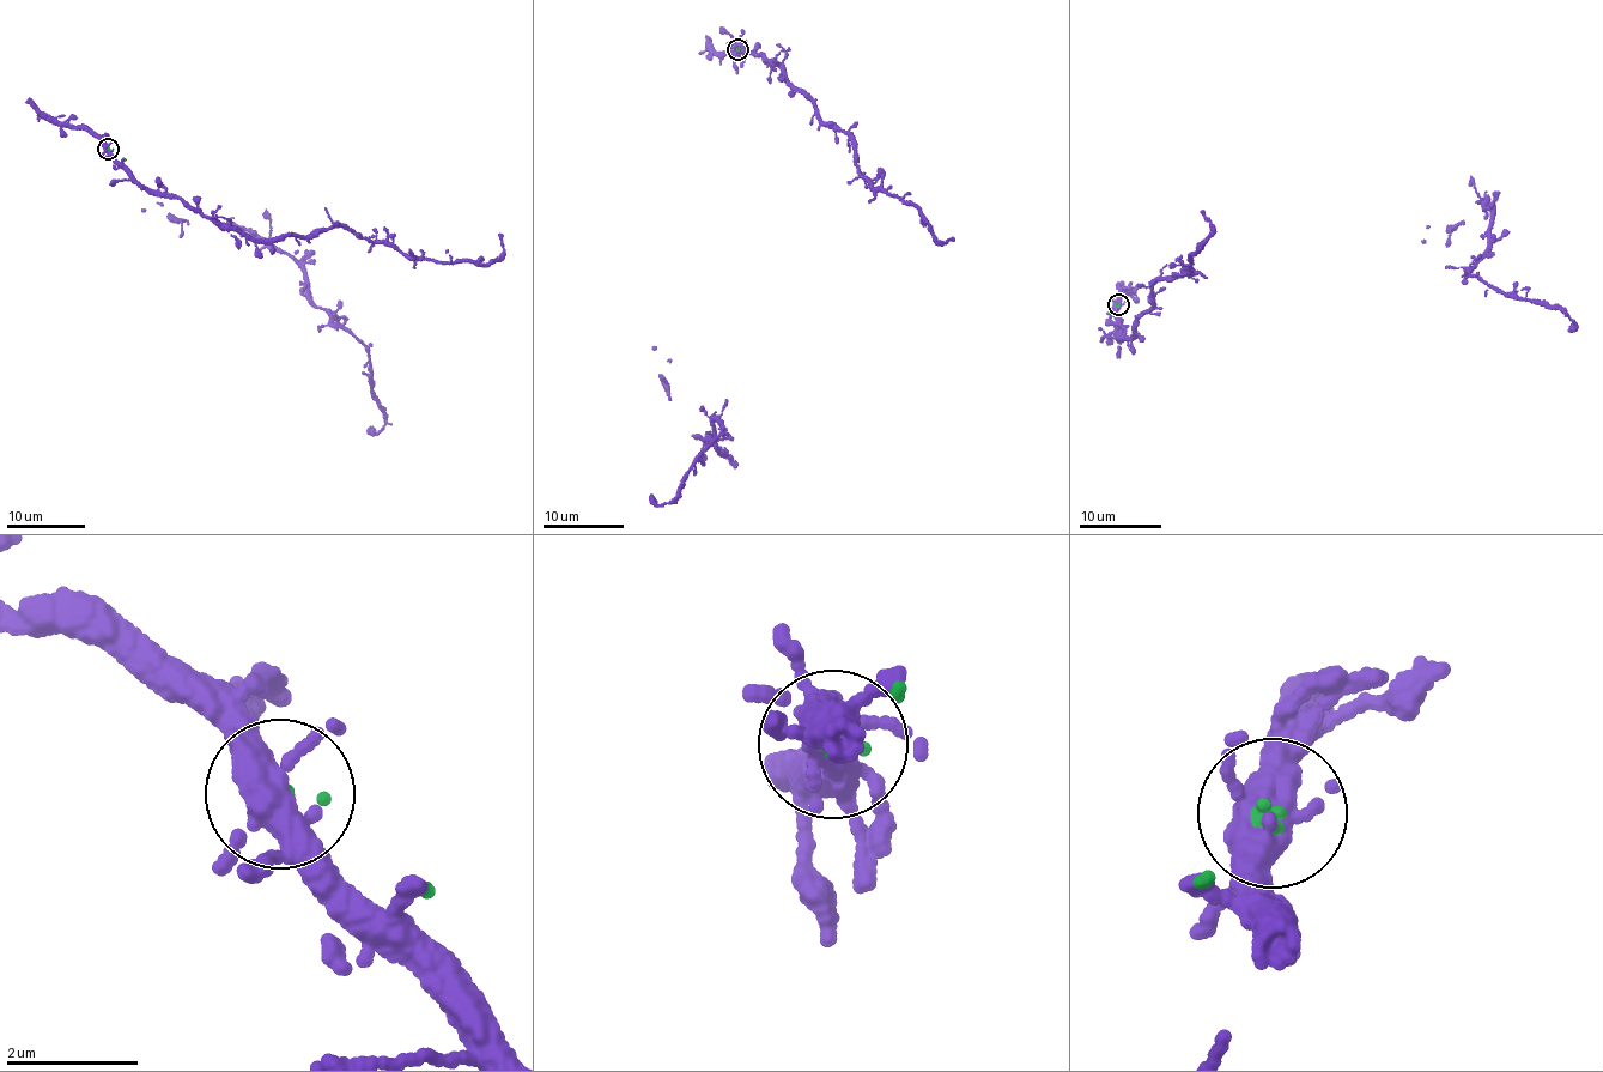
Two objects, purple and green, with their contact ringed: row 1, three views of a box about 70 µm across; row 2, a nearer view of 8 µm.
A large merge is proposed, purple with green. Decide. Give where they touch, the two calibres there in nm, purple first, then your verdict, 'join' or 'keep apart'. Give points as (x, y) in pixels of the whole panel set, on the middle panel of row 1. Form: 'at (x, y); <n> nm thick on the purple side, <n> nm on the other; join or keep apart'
at (738, 49); 440 nm thick on the purple side, 180 nm on the other; join

